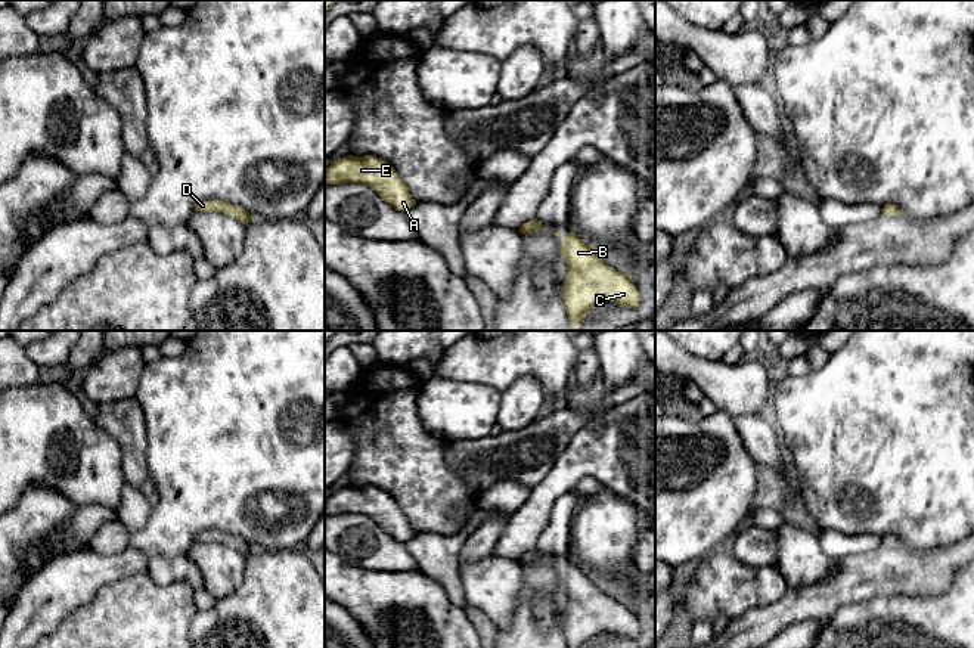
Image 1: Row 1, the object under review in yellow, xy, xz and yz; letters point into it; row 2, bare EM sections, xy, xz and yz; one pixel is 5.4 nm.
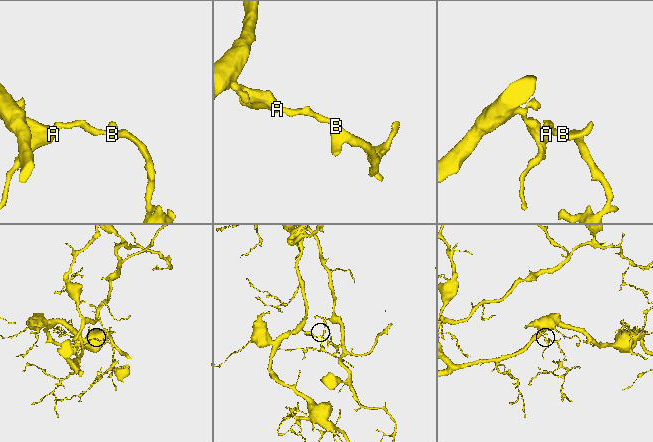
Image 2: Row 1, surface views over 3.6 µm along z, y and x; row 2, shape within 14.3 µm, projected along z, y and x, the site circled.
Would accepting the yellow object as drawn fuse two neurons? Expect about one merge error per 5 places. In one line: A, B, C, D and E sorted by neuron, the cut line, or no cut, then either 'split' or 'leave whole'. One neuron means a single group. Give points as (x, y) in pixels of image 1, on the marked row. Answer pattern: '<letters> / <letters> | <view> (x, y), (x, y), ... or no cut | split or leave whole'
A B C D E | no cut | leave whole

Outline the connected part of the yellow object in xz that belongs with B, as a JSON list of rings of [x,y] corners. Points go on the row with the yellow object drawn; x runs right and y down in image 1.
[[[571,230],[562,238],[561,251],[567,263],[562,298],[573,329],[581,326],[584,314],[598,303],[639,306],[640,294],[632,276],[608,266],[577,233]]]

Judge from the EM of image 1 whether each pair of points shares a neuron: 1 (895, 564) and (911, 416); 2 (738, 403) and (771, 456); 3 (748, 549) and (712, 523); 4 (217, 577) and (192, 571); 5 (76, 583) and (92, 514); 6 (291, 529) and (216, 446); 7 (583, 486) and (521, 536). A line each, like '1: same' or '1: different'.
1: different
2: different
3: different
4: different
5: different
6: same
7: different

